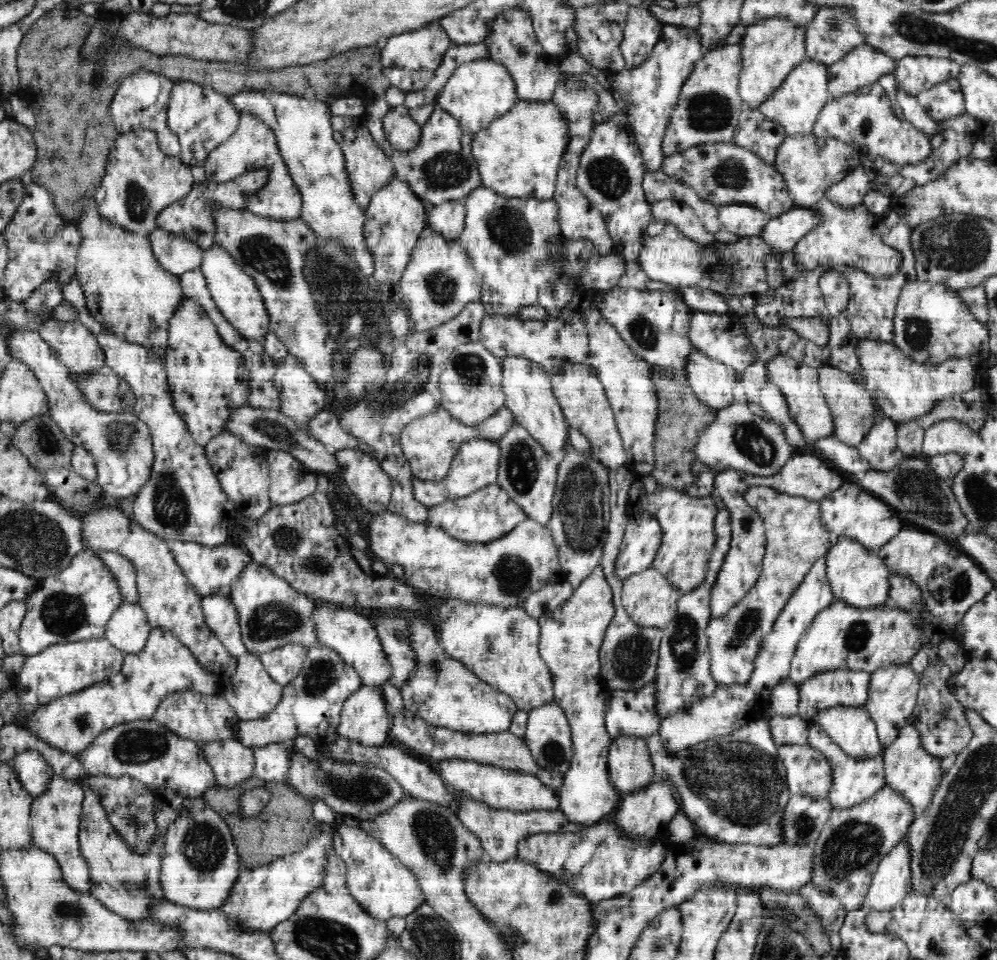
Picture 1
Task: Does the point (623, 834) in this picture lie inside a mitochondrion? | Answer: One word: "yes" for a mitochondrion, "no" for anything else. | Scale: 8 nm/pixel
no

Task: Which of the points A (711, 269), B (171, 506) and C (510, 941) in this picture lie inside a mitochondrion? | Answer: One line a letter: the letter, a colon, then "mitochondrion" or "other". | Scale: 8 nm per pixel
A: other
B: mitochondrion
C: other

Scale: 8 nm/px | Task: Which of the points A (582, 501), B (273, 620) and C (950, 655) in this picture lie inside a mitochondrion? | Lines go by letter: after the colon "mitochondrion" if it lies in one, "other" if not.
A: mitochondrion
B: mitochondrion
C: other

